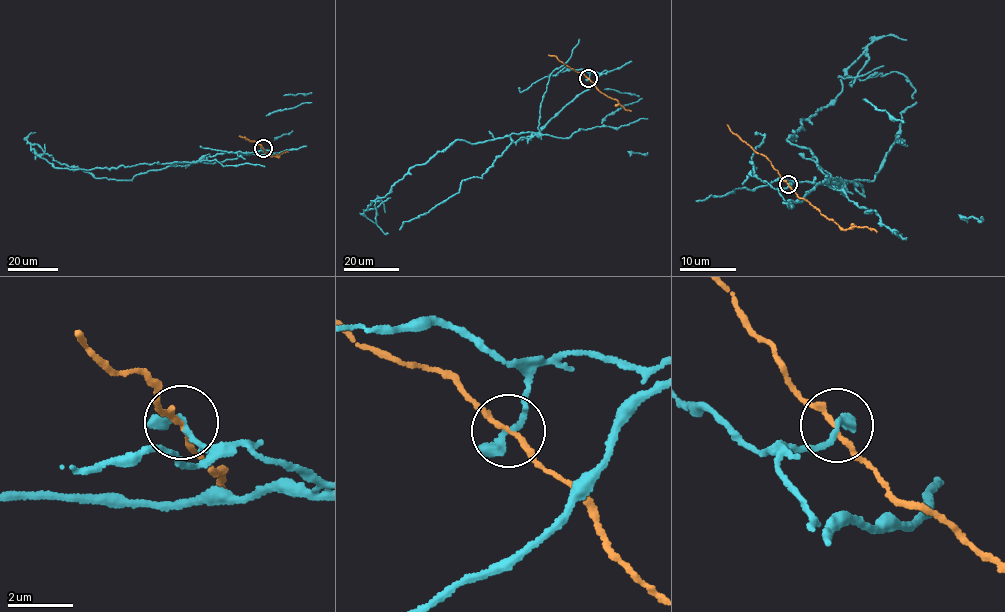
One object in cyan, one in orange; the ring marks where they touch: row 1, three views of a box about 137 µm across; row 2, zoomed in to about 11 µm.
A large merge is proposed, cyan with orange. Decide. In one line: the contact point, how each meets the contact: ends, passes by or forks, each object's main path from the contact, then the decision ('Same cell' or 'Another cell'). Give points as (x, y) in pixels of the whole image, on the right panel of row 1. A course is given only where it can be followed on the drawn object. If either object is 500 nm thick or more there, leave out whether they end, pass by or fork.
Place: (788, 184). At the ring cyan ends. At the ring orange passes by. Course of cyan: (789, 184), (788, 201), (840, 186), (786, 140), (866, 51), (858, 75), (884, 65). Course of orange: (789, 184), (796, 194), (842, 228), (855, 226), (877, 232). Another cell

